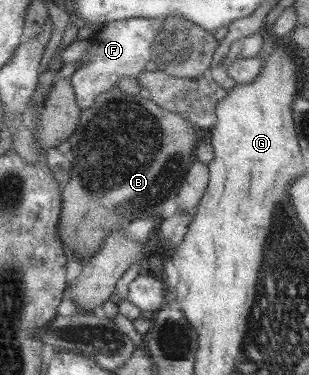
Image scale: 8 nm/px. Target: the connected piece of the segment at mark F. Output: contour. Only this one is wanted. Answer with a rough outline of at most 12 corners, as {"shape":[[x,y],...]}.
{"shape":[[125,18],[92,31],[68,77],[79,108],[135,78],[162,19]]}

